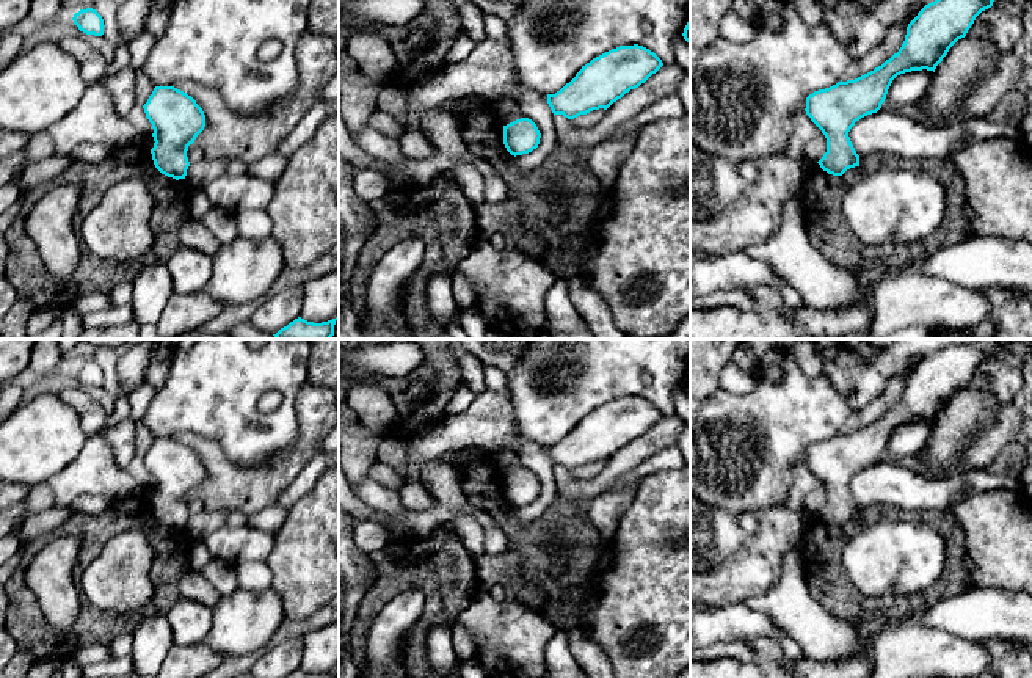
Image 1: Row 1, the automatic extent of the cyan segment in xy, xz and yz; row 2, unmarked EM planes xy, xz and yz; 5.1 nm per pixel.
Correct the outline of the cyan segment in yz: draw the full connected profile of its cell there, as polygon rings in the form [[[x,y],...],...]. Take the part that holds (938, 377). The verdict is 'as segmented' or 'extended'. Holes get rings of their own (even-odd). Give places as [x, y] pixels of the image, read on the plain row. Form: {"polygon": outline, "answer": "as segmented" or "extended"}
{"polygon": [[[979,339],[936,350],[908,375],[902,399],[881,417],[809,446],[805,463],[827,490],[827,504],[817,513],[820,519],[842,527],[859,518],[859,507],[848,488],[855,474],[881,460],[897,427],[922,421],[935,424],[949,400],[966,388],[976,369],[1001,348],[1007,350],[1001,339]]], "answer": "as segmented"}

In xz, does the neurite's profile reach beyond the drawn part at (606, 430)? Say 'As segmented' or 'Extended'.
As segmented

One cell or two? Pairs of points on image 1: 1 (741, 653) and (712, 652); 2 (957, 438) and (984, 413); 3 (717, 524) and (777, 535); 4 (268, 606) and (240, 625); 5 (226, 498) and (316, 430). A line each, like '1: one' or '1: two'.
1: one
2: one
3: two
4: one
5: one

